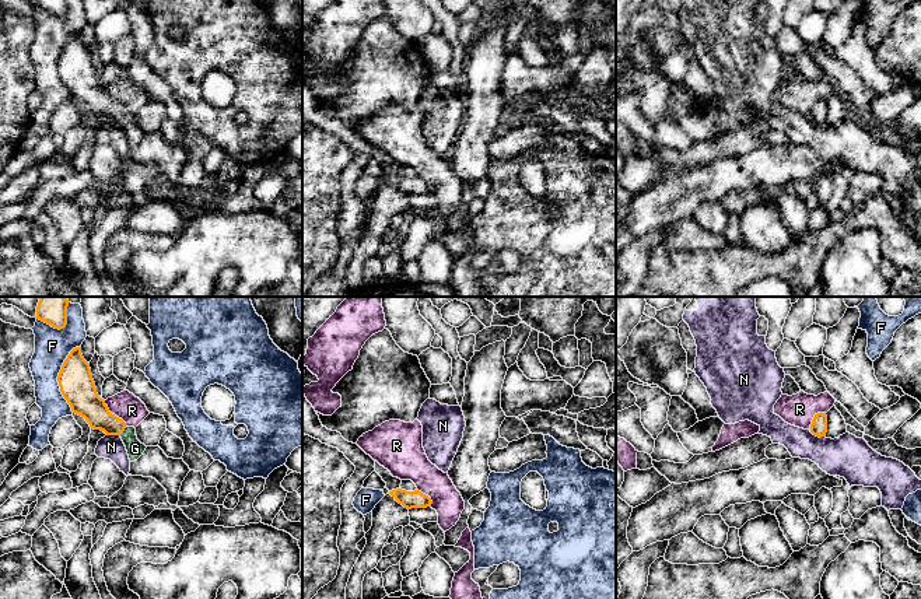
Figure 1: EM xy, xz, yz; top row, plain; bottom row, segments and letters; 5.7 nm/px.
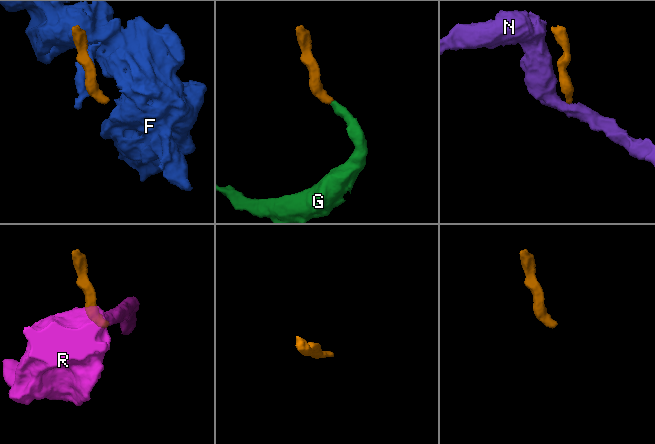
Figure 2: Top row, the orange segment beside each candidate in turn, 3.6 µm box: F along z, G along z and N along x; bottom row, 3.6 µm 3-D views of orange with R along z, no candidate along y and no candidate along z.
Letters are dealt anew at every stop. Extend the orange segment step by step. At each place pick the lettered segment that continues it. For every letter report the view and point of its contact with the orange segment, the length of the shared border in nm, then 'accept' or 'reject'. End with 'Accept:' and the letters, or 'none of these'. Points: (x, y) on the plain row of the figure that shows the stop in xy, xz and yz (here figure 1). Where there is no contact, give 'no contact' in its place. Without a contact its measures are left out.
F: xy (58, 65) | 380 nm | reject
G: xy (122, 118) | 60 nm | accept
N: yz (818, 122) | 100 nm | reject
R: xy (114, 101) | 200 nm | reject
Accept: G

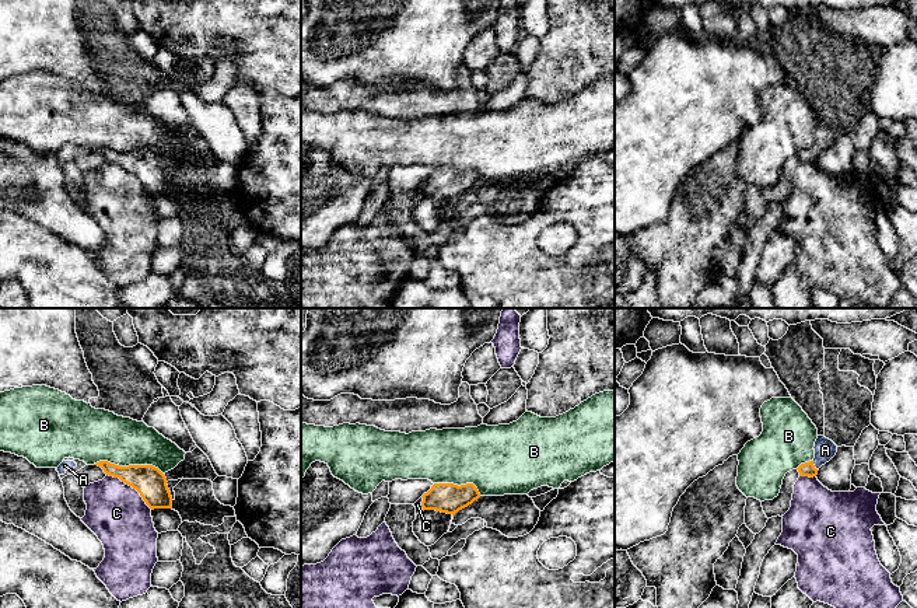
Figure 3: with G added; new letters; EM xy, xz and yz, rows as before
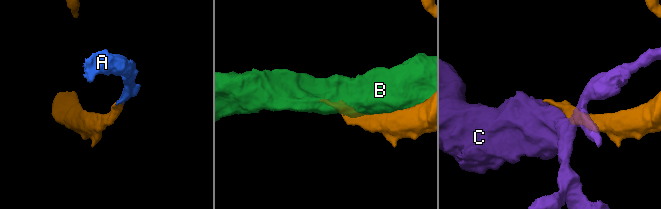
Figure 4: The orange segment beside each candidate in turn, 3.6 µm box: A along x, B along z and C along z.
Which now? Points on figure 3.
A: yz (814, 152) | 70 nm | accept
B: xy (129, 152) | 420 nm | reject
C: xy (130, 171) | 340 nm | reject
Accept: A

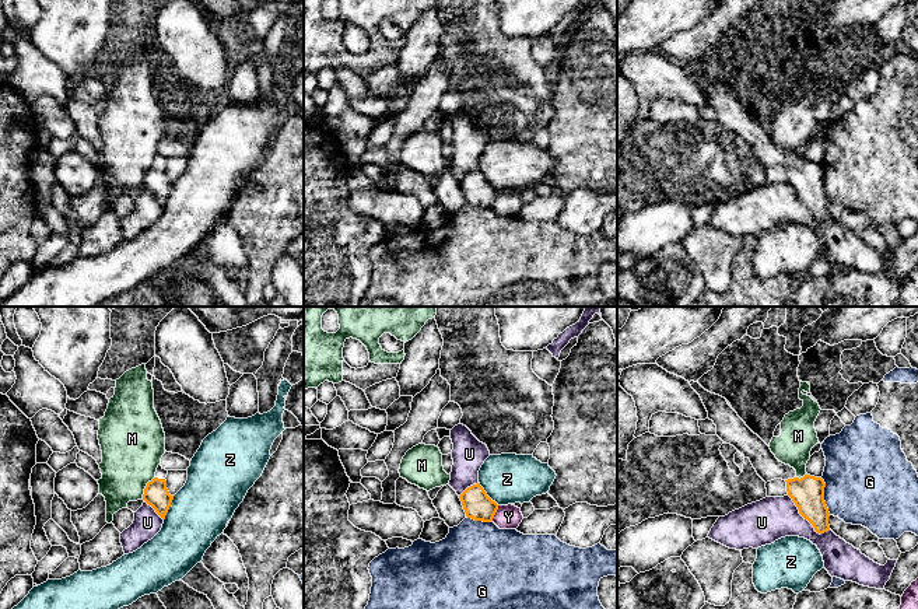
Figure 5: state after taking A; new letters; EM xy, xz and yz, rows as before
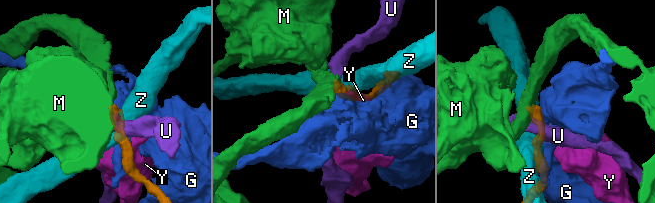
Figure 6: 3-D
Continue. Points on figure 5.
G: yz (823, 182) | 220 nm | reject
M: xy (146, 174) | 150 nm | reject
U: yz (806, 205) | 320 nm | reject
Y: xz (496, 198) | 100 nm | reject
Z: xy (168, 195) | 160 nm | reject
Accept: none of these

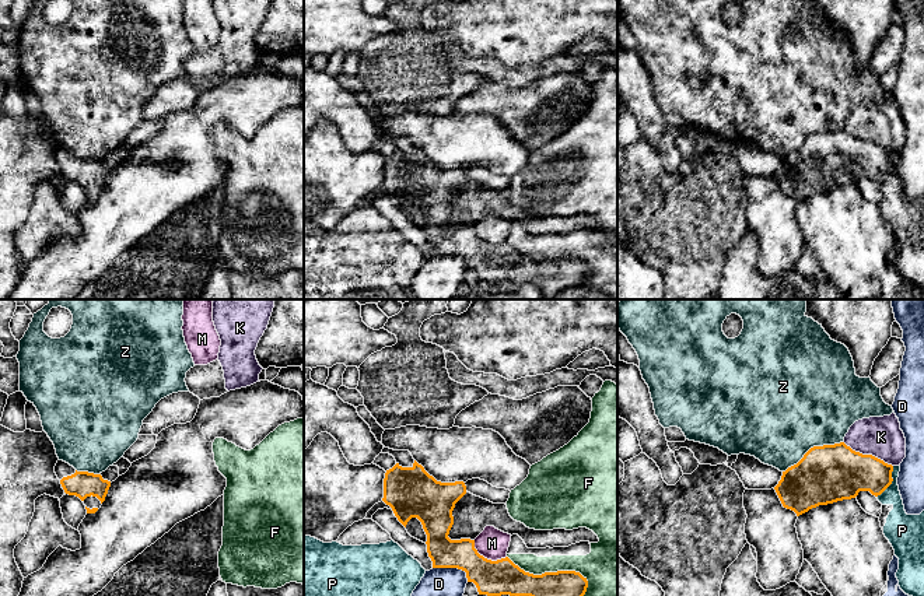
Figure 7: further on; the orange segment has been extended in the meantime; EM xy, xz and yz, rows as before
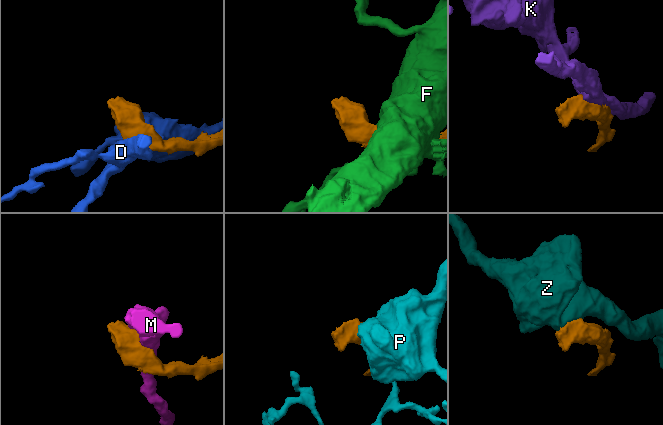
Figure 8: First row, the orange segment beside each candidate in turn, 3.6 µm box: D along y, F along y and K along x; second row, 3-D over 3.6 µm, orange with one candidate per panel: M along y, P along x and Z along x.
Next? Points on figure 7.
D: xz (454, 253) | 220 nm | reject
F: xz (552, 259) | 500 nm | reject
K: yz (868, 142) | 320 nm | reject
M: xz (486, 245) | 220 nm | reject
P: yz (892, 167) | 200 nm | reject
Z: yz (814, 133) | 380 nm | reject
Accept: none of these

